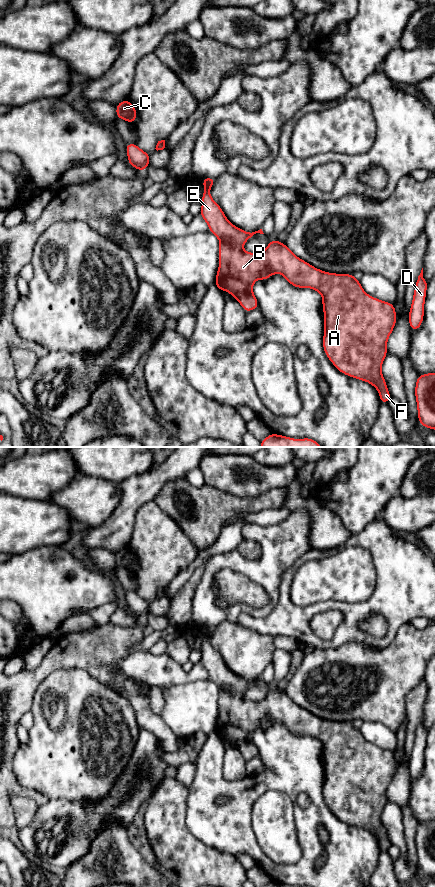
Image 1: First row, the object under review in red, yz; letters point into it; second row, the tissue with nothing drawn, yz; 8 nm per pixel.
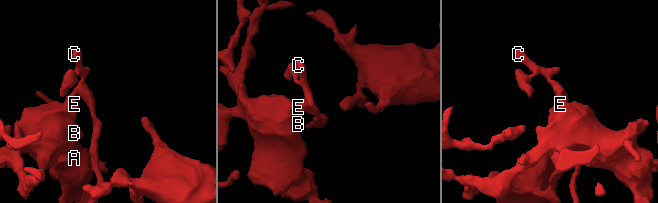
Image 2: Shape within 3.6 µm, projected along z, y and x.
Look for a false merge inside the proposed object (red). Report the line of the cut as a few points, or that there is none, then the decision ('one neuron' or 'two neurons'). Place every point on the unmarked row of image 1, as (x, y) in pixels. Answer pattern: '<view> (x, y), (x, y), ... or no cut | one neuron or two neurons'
yz (204, 634), (210, 636) | two neurons

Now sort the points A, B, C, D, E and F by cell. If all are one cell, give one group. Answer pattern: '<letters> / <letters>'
A B E F / C D

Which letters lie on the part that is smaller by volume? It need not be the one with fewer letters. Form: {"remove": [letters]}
{"remove": ["C", "D"]}

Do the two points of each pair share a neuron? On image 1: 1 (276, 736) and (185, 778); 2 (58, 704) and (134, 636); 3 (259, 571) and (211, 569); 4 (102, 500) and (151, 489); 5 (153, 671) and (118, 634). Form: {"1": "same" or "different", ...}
{"1": "different", "2": "different", "3": "same", "4": "different", "5": "different"}

